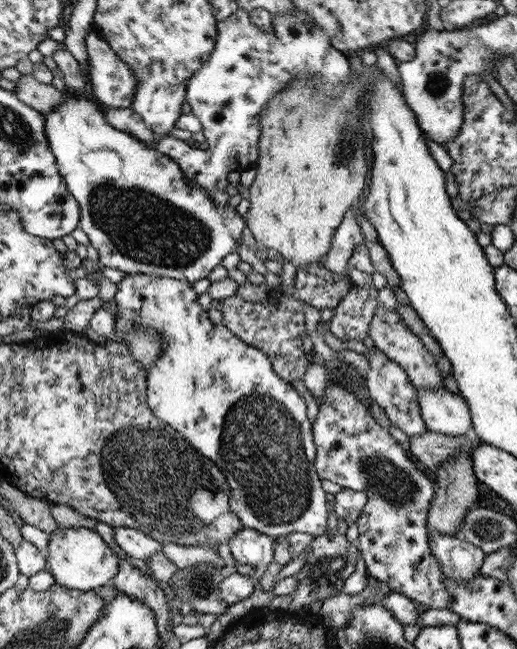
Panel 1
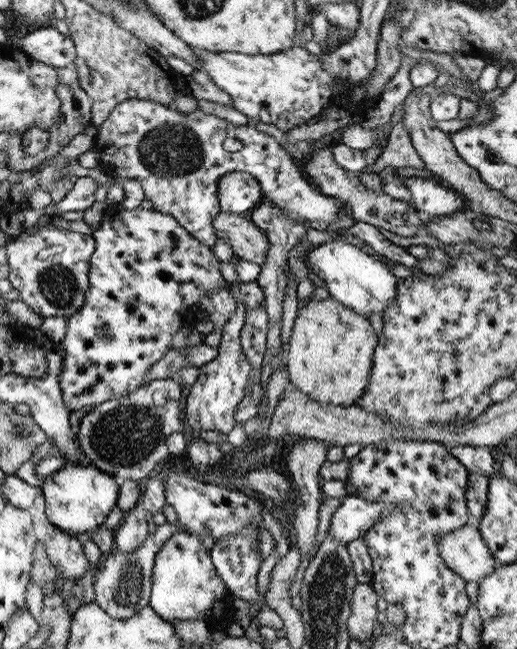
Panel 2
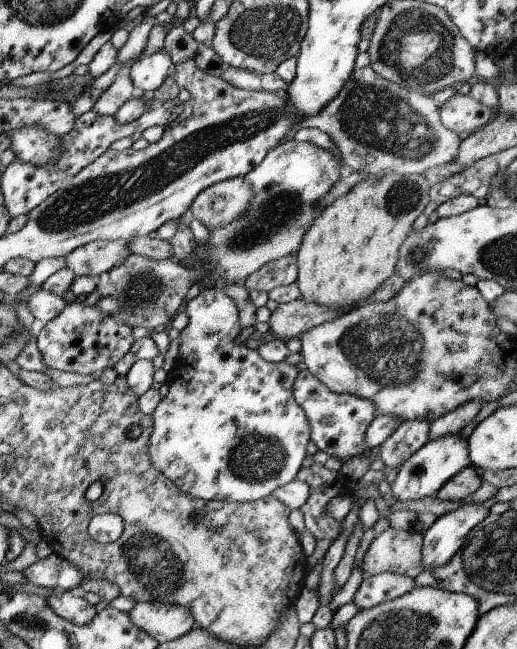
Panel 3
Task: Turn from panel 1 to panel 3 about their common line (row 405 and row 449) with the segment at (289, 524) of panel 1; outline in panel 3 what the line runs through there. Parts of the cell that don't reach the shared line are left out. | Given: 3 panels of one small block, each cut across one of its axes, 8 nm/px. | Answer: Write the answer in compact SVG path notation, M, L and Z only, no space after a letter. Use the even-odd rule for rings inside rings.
M205 288L195 298L186 303L185 312L188 316L187 325L179 332L179 348L177 352L176 362L168 372L166 372L167 392L163 393L163 398L159 404L155 406L155 410L151 412L151 432L149 435L149 448L147 448L147 456L149 456L149 464L153 464L153 468L157 472L161 472L167 480L171 480L181 492L192 496L194 499L203 499L207 501L235 501L235 502L253 502L260 498L265 498L273 492L274 488L281 488L283 484L289 484L301 467L301 460L305 457L305 446L309 442L309 422L305 418L305 414L293 398L293 383L299 372L293 364L287 364L285 361L277 363L267 362L263 360L257 350L249 349L245 346L246 342L236 342L236 338L241 331L237 318L237 308L235 303L229 296L226 296L219 288Z

